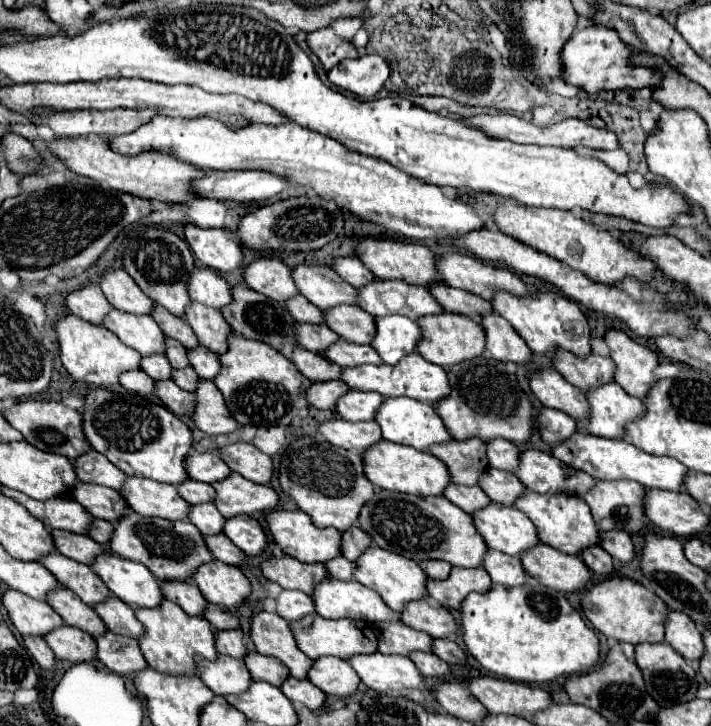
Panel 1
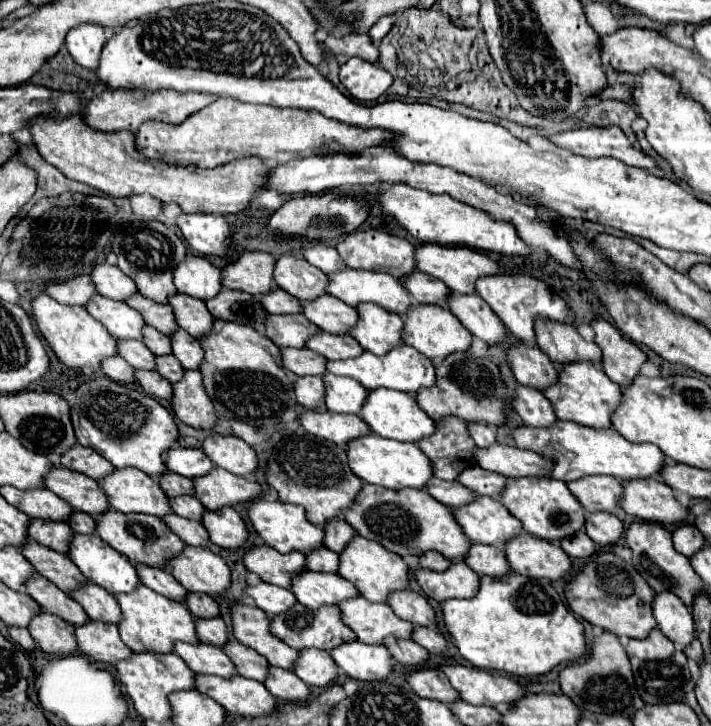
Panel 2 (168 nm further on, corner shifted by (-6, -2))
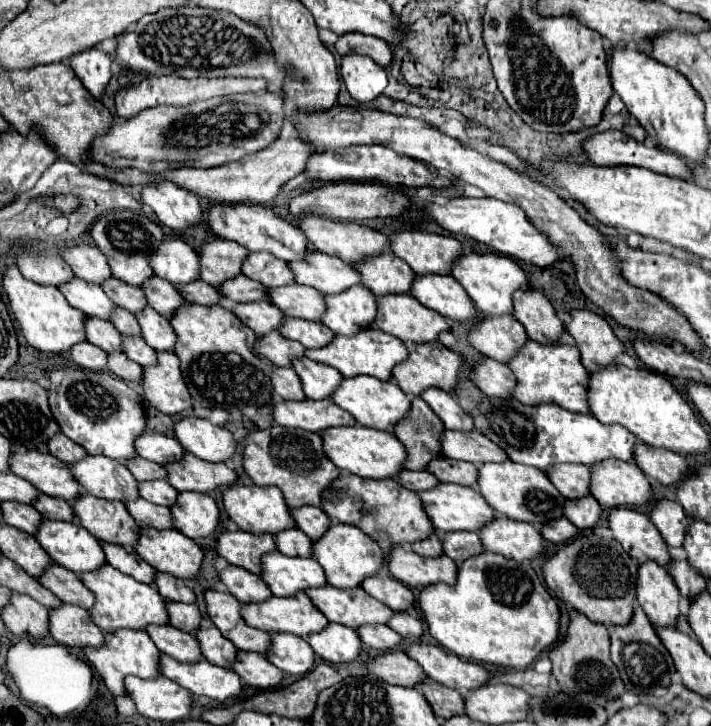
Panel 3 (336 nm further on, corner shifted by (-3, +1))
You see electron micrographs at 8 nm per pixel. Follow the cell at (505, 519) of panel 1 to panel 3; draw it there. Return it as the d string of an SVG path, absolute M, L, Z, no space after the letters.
M440 483L436 489L430 491L422 491L420 493L422 505L426 509L426 513L430 515L434 527L442 533L448 531L472 531L472 533L480 533L480 527L488 525L494 519L494 511L492 507L488 507L488 501L480 495L478 489L472 487L464 487L464 485L452 485L452 483Z

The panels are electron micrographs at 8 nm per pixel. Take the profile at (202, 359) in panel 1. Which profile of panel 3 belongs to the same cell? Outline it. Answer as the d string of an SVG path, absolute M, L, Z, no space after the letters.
M146 307L136 319L142 327L142 337L150 347L156 351L172 351L172 347L176 347L176 331L172 331L170 319L152 311L152 307Z

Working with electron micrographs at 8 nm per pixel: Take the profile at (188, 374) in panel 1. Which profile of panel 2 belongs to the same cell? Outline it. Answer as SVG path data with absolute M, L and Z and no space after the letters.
M155 356L155 370L167 378L169 382L177 382L179 376L183 376L183 368L179 362L175 362L175 356Z

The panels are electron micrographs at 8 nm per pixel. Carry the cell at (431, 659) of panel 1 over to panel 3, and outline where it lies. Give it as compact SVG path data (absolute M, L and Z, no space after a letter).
M364 625L358 629L358 635L364 645L378 651L392 651L402 643L402 635L396 635L396 631L392 631L388 625Z

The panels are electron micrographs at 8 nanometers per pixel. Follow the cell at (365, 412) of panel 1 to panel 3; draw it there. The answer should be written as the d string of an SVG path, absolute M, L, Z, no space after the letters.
M308 357L294 361L294 371L302 379L304 393L308 399L330 399L336 387L342 383L342 375L328 365L316 363Z

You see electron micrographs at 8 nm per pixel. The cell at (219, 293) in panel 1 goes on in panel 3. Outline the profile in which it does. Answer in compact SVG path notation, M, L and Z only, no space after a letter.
M164 239L150 257L154 273L172 285L184 285L200 279L200 257L182 239Z

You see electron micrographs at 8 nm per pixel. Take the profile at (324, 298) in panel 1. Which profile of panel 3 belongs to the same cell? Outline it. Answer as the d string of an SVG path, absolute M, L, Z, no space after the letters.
M250 253L242 265L242 273L254 281L260 281L264 287L282 287L296 281L288 263L268 253Z

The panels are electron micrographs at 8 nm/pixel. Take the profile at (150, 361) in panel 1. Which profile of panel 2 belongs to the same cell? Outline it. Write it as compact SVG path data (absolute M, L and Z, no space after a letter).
M117 340L117 354L133 368L155 370L155 354L151 354L151 350L147 350L141 340Z

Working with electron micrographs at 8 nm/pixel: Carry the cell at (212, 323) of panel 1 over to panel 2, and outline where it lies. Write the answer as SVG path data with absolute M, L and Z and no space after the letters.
M177 292L169 298L169 306L173 308L177 324L195 338L207 334L207 330L213 326L213 318L209 310L205 310L203 300Z

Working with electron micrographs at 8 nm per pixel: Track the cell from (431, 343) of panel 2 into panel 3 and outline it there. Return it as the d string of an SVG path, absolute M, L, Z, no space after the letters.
M384 295L378 299L376 327L402 339L404 343L432 343L438 335L450 331L446 317L438 315L412 295Z

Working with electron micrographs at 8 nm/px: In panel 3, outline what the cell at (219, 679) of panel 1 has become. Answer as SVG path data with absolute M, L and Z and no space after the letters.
M152 625L146 629L156 647L178 661L184 663L198 663L202 661L200 655L200 643L196 643L196 637L190 633L184 633L172 625Z

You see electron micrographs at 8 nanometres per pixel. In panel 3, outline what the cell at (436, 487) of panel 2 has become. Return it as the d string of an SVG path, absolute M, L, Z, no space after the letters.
M404 469L402 473L400 473L400 477L398 477L398 481L404 485L404 487L408 487L410 491L428 491L428 489L432 489L432 487L436 487L440 481L432 475L432 473L428 473L428 471L408 471L408 469Z

